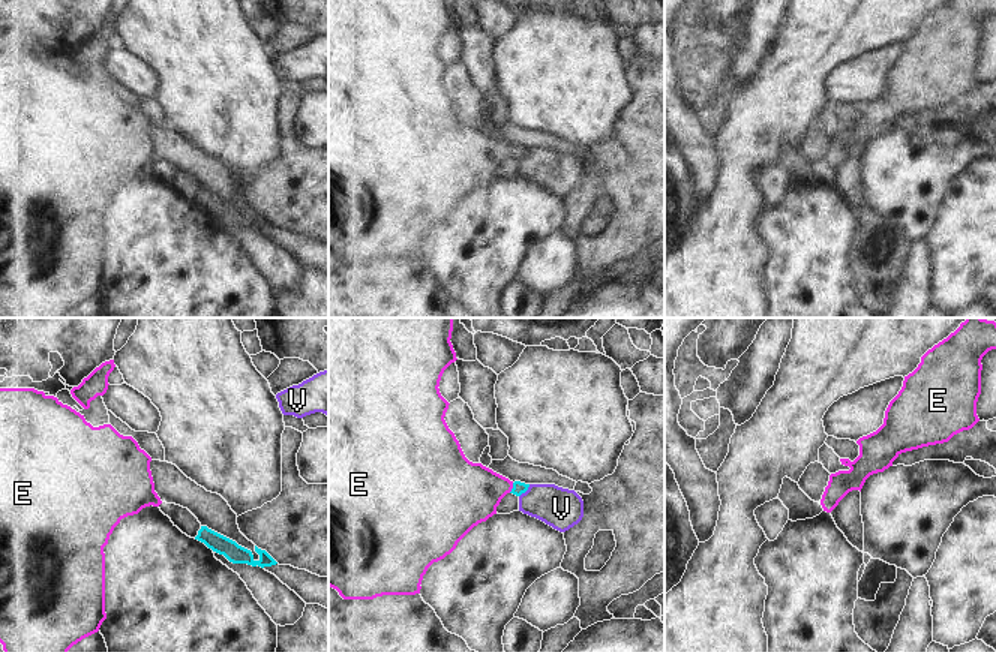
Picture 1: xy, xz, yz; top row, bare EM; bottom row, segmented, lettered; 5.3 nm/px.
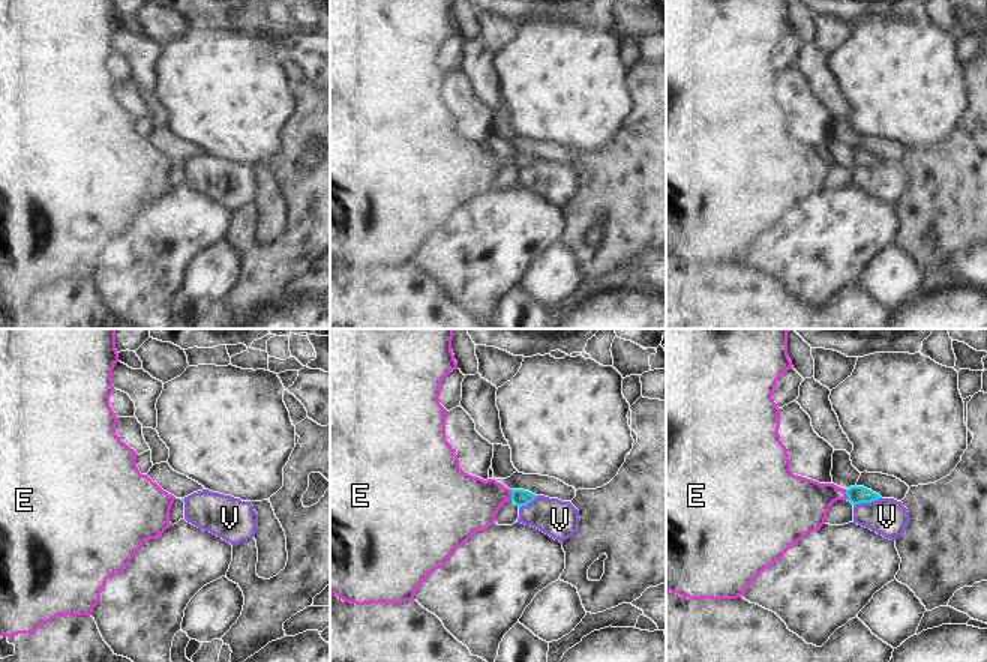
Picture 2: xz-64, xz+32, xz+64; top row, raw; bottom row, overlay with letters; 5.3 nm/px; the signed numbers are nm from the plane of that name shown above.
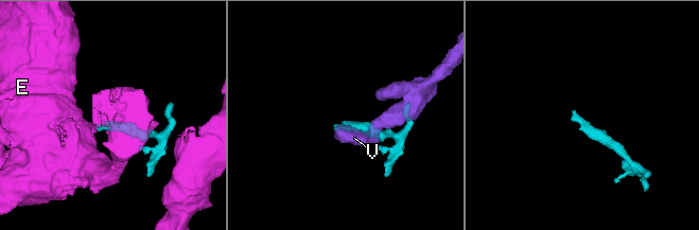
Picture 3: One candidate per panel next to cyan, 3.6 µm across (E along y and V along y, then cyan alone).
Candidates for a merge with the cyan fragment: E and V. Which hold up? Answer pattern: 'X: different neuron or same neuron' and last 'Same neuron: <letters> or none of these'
E: same neuron
V: different neuron
Same neuron: E

